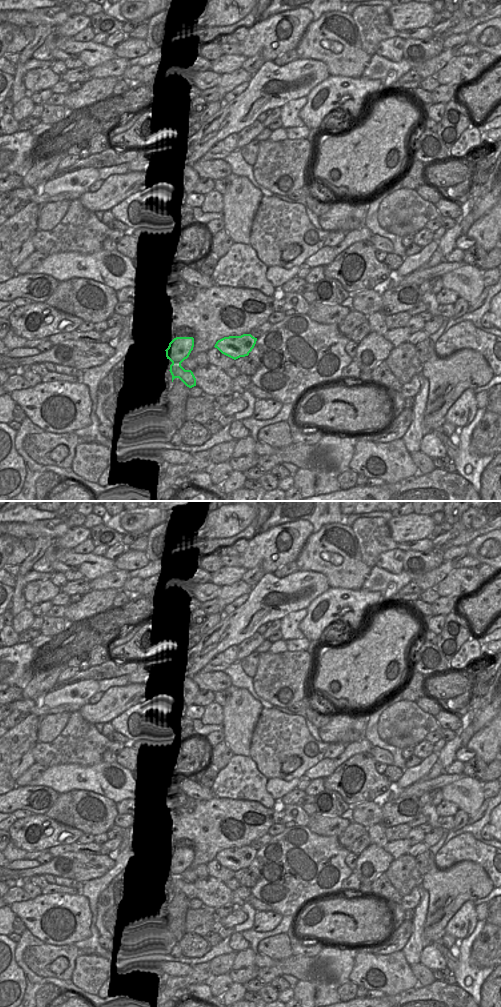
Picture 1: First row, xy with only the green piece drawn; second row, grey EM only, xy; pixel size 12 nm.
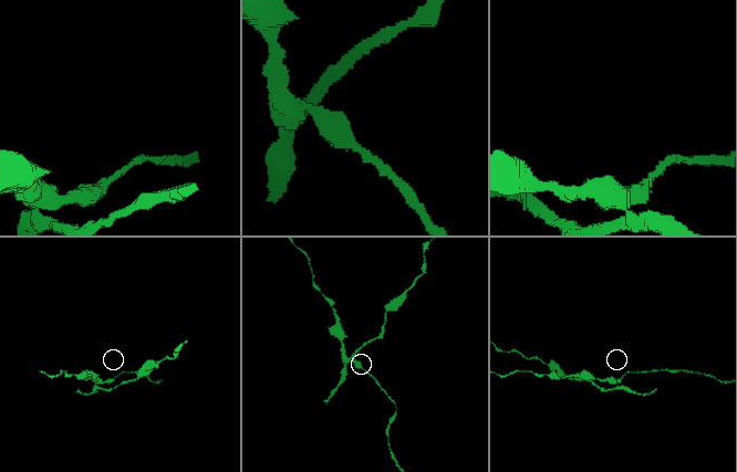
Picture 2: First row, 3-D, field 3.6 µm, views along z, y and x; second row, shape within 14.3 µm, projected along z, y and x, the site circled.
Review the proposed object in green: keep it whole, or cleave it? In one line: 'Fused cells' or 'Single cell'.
Fused cells

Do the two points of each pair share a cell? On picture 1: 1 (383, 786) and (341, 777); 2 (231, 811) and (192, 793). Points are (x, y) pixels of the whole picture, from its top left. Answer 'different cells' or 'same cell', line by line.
1: same cell
2: different cells

